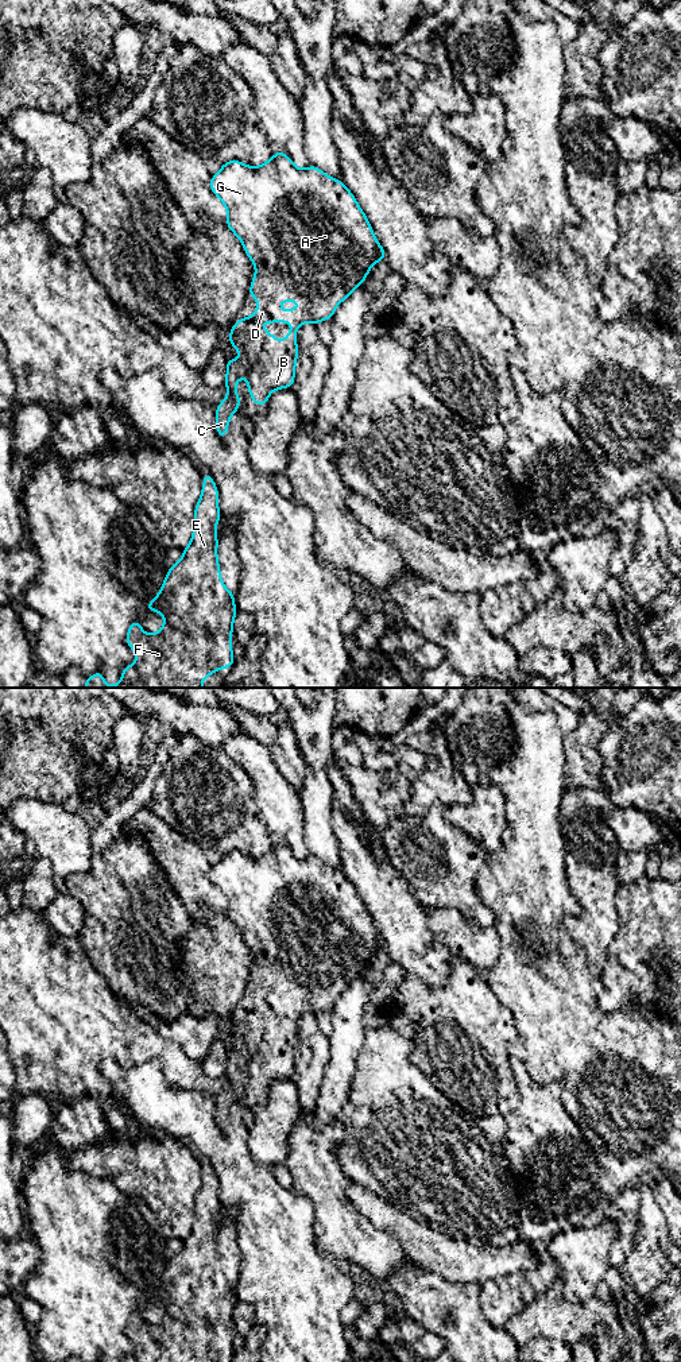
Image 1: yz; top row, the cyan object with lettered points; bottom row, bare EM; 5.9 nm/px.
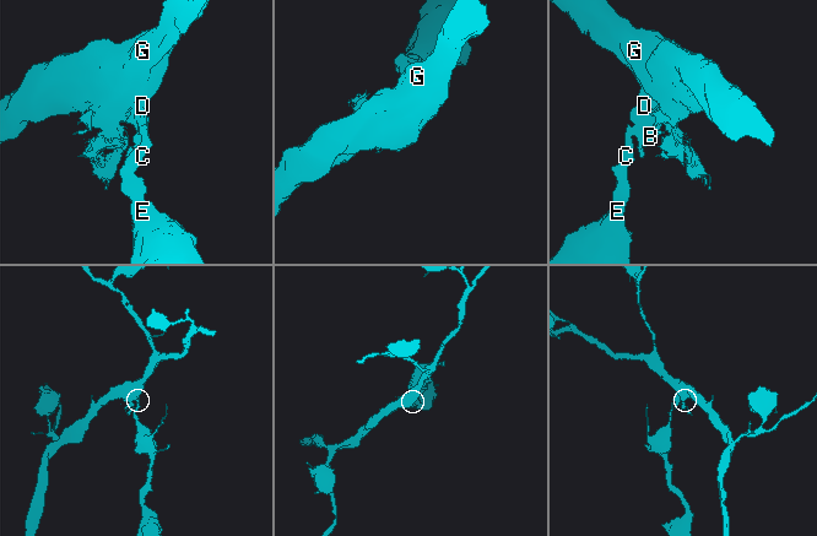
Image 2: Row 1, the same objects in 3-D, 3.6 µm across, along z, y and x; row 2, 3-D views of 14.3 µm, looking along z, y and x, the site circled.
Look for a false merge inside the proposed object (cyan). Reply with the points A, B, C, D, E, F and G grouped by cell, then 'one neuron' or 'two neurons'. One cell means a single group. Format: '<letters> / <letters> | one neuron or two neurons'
A B C D E F G | one neuron

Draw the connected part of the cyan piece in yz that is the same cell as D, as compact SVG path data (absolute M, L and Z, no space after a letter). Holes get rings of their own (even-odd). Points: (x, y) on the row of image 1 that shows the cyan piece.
M283 151L258 167L249 167L236 159L223 163L221 170L209 182L210 190L227 208L227 227L240 239L244 251L255 264L256 272L251 283L249 295L259 301L252 317L240 318L231 329L229 343L241 353L241 359L227 357L227 398L216 407L216 430L225 440L228 423L239 410L240 396L236 394L236 380L247 378L248 391L258 406L267 405L274 390L290 388L294 384L295 363L298 357L297 330L301 324L317 325L322 320L332 320L337 305L363 285L369 268L379 260L386 260L383 247L375 239L368 218L360 209L353 194L343 181L336 181L314 165L299 170ZM280 301L299 301L299 309L279 310ZM260 322L290 322L293 329L286 332L287 341L279 341L266 332Z

